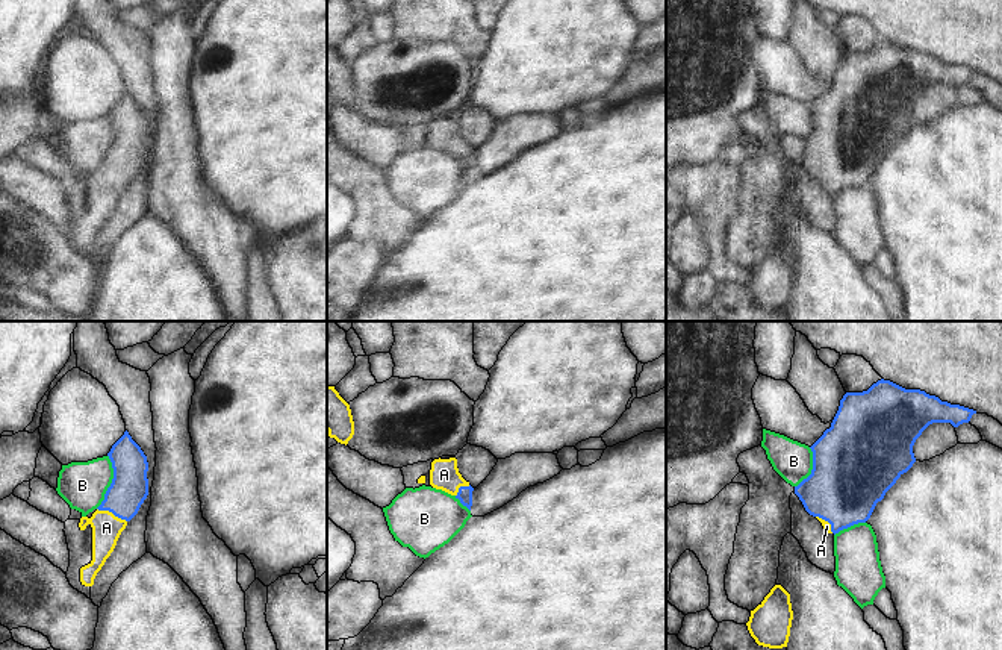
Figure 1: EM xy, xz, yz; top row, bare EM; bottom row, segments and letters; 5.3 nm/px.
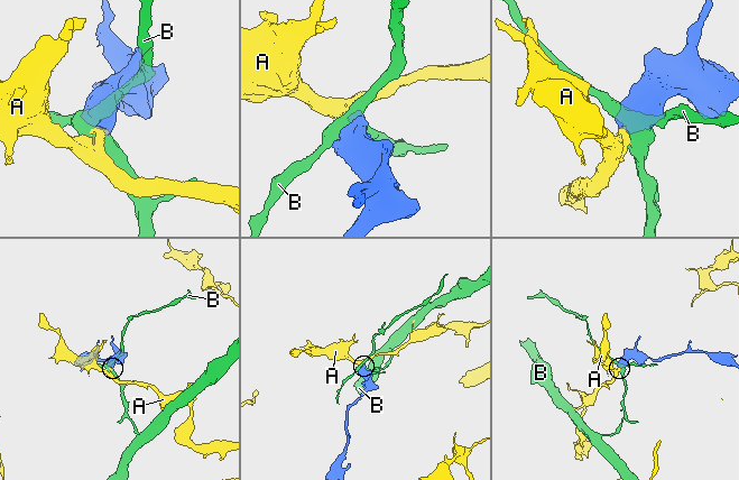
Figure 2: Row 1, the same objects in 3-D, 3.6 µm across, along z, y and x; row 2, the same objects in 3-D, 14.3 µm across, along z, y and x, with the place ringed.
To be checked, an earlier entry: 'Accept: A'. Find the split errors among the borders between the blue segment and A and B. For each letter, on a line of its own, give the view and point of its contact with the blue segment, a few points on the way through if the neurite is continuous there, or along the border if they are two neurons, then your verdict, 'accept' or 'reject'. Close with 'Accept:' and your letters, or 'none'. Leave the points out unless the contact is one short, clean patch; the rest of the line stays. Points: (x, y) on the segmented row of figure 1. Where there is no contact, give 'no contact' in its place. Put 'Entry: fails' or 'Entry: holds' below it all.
A: contact xy (112, 512); way xy (129, 488), (121, 503), (112, 512), (106, 528); accept
B: contact xy (112, 482); reject
Accept: A
Entry: holds

